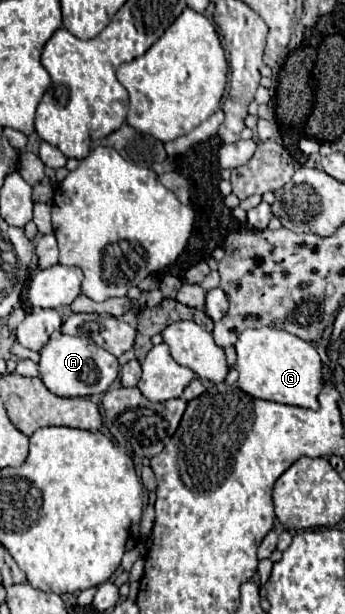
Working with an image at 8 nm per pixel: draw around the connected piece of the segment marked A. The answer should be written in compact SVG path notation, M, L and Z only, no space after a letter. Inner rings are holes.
M65 333L51 335L49 343L39 351L39 379L43 385L59 397L75 399L75 397L89 397L105 393L111 383L117 379L119 363L117 359L97 343L91 343L91 339L73 337Z

